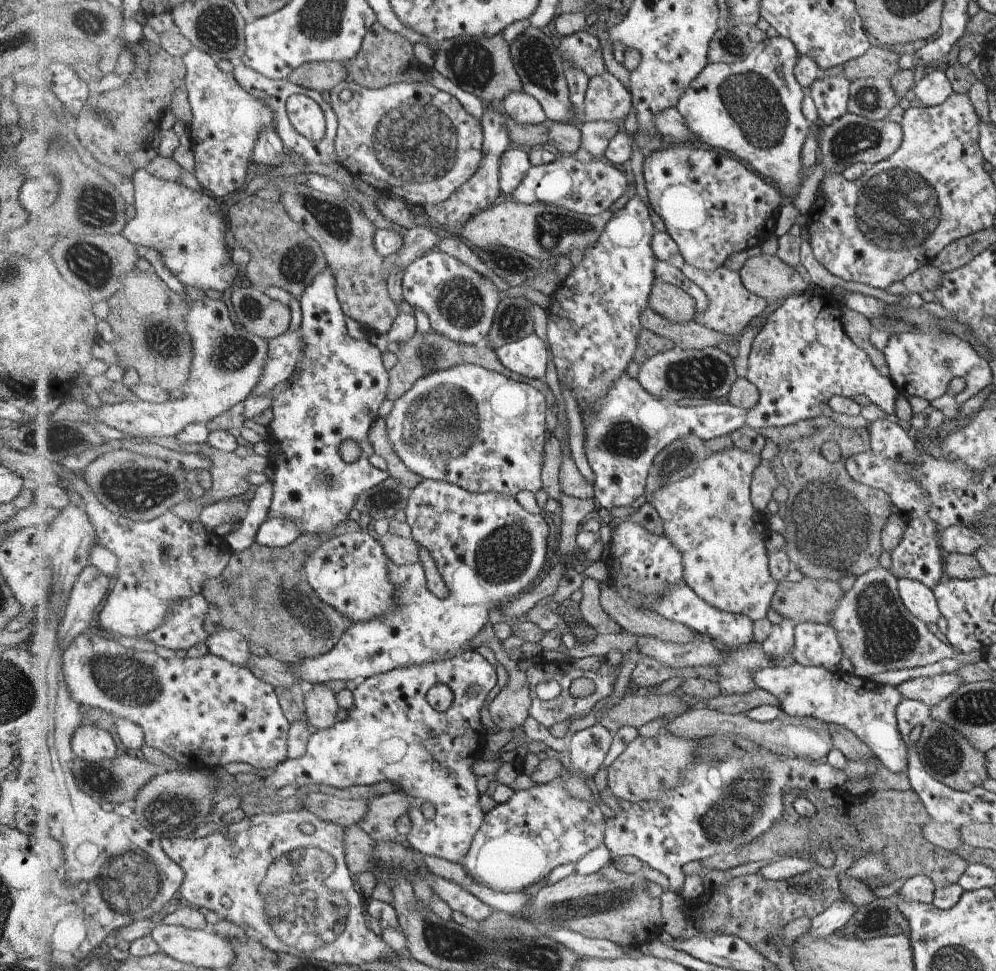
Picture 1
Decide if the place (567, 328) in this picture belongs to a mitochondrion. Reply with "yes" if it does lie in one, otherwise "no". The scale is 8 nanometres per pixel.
no

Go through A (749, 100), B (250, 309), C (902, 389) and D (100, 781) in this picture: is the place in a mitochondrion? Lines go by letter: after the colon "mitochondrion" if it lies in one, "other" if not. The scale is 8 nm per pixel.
A: mitochondrion
B: mitochondrion
C: other
D: mitochondrion

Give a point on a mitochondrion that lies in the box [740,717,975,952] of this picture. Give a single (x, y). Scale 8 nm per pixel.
(945, 754)

